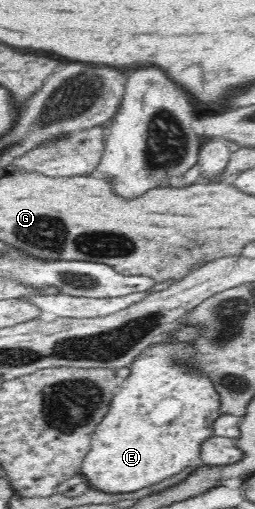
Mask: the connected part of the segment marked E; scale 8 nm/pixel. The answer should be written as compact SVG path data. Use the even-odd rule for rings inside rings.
M180 321L176 327L163 329L162 333L163 340L152 343L147 352L142 351L134 358L130 364L130 374L120 382L118 392L110 400L106 416L89 436L91 449L82 461L80 473L87 478L92 489L102 492L134 492L169 479L188 466L203 465L200 458L201 444L214 435L213 422L223 412L221 396L218 396L212 380L192 372L199 370L193 358L197 353L196 340L202 336L202 331L195 324Z

